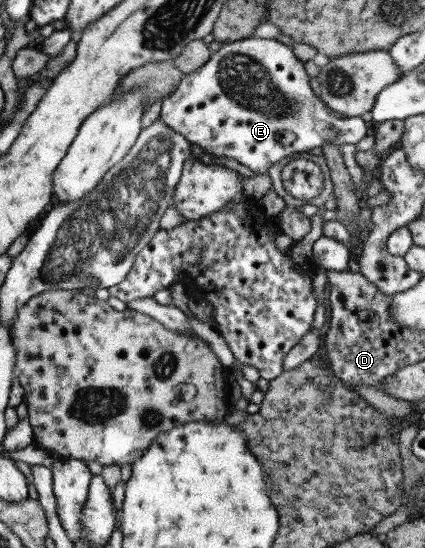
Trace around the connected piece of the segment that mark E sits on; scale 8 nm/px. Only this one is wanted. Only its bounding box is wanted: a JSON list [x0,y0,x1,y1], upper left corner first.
[158,35,371,174]

